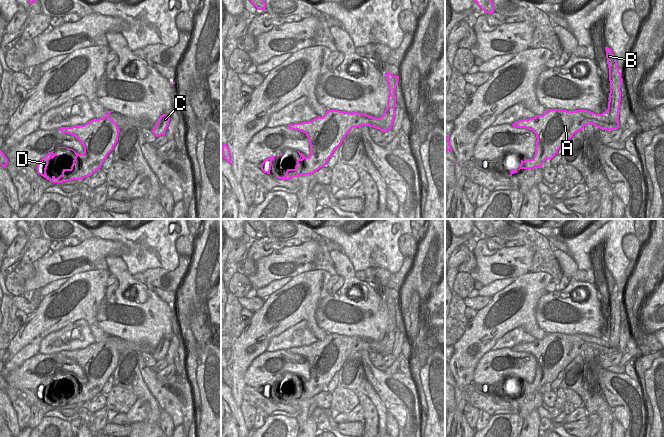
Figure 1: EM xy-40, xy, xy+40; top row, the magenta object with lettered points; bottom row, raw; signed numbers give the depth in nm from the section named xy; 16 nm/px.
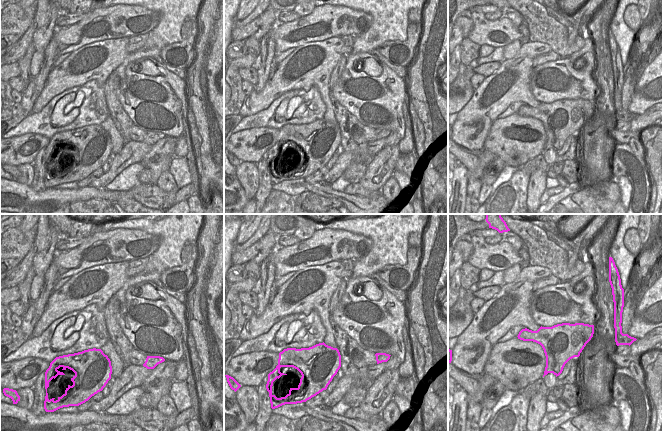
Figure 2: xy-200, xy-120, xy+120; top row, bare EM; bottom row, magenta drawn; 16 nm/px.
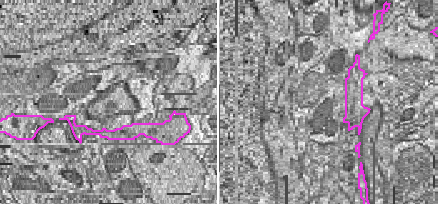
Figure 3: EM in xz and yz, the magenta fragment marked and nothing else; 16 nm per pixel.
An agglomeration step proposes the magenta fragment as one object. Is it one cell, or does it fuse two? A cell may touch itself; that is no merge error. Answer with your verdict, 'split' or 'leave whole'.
split

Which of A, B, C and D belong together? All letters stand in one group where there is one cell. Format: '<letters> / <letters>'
A C D / B

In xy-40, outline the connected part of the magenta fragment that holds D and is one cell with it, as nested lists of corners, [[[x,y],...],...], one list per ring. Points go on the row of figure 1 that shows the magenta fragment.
[[[107,111],[106,115],[99,119],[93,119],[84,125],[72,127],[60,127],[58,130],[75,136],[83,145],[84,153],[75,153],[75,158],[70,169],[63,169],[62,174],[50,179],[46,175],[48,161],[57,154],[53,151],[44,156],[37,164],[37,173],[52,183],[63,183],[71,180],[82,180],[91,176],[100,169],[108,154],[113,150],[118,141],[119,128],[108,115],[113,111]]]

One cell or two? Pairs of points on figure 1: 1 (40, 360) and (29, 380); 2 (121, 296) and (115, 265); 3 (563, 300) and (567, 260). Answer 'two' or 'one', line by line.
1: one
2: one
3: one

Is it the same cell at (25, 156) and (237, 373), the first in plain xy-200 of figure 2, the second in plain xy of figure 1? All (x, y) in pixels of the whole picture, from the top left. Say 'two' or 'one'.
two

